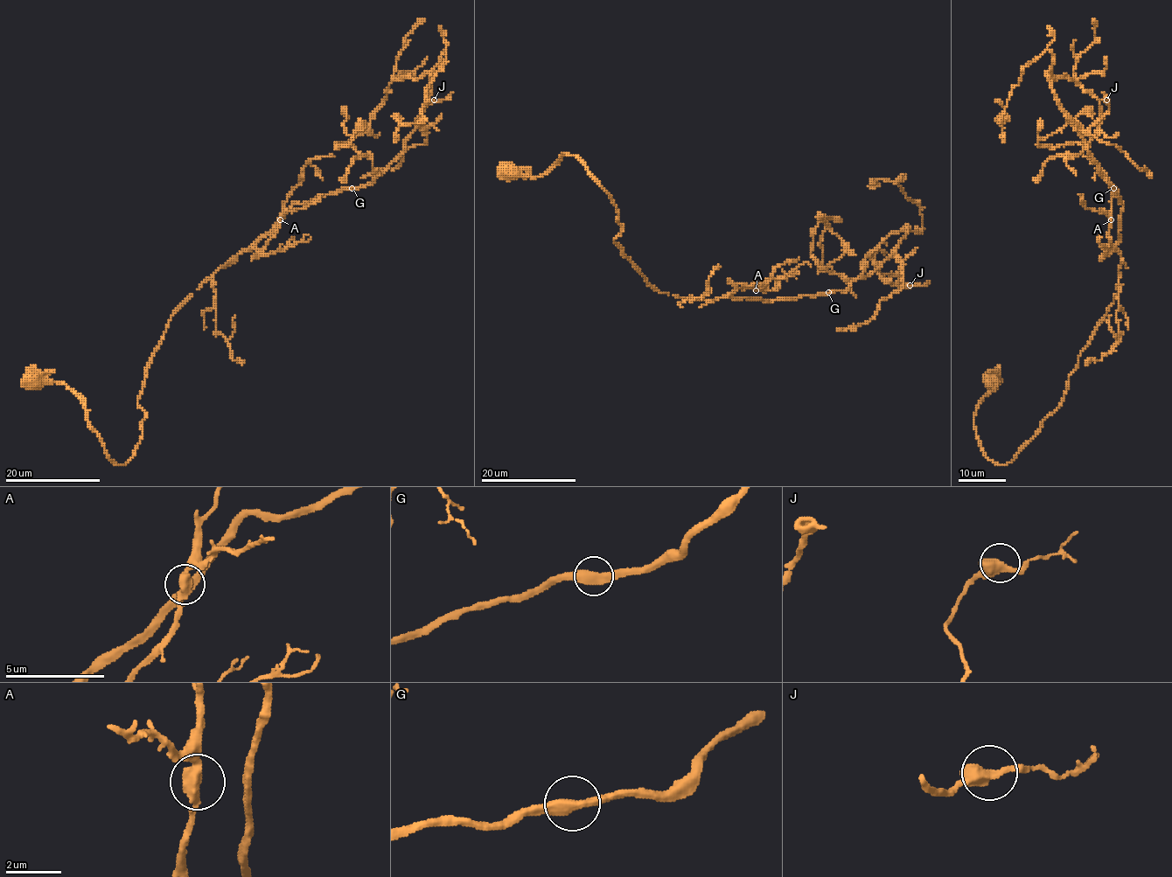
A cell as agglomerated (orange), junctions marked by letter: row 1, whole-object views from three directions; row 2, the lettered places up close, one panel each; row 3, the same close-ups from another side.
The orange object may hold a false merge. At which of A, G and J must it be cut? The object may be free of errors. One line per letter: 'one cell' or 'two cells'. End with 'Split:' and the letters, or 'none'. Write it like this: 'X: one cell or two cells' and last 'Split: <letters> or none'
A: one cell
G: one cell
J: one cell
Split: none

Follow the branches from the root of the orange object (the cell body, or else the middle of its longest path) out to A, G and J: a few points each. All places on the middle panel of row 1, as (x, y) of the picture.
A: (509, 171), (540, 177), (573, 155), (617, 212), (622, 253), (660, 292), (717, 299), (756, 289)
G: (509, 171), (540, 177), (573, 155), (617, 212), (622, 253), (660, 292), (767, 302), (828, 292)
J: (509, 171), (540, 177), (573, 155), (617, 212), (622, 253), (669, 295), (843, 291), (895, 249), (910, 285)

